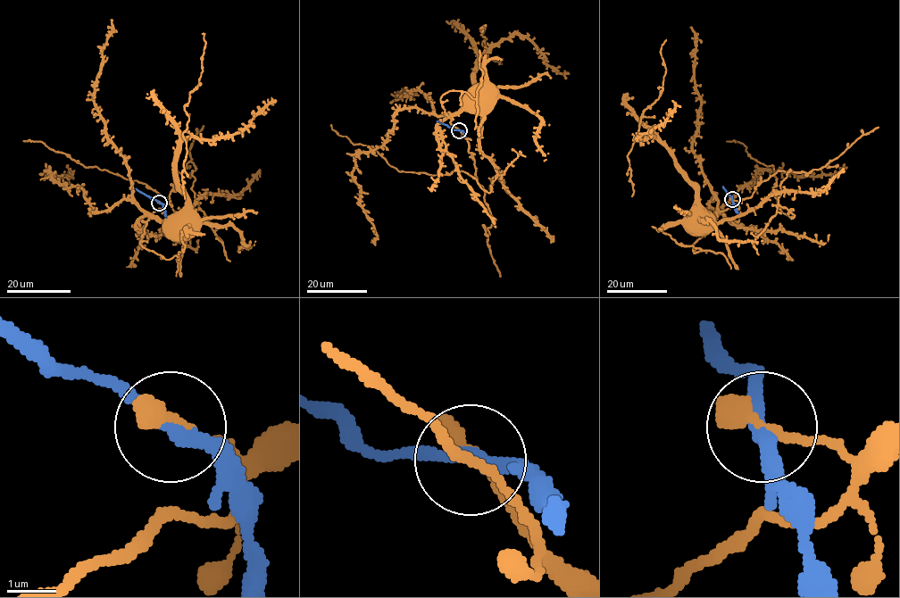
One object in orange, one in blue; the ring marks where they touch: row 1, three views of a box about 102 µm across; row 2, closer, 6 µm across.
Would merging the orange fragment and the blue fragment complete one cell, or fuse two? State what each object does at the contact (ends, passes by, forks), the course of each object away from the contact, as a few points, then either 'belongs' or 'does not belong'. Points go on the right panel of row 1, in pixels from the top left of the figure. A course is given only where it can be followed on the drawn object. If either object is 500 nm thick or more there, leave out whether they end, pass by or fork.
orange ends there; blue passes by; orange runs (732, 199), (737, 203), (712, 216), (693, 212), (690, 215); blue runs (732, 199), (722, 186); does not belong

